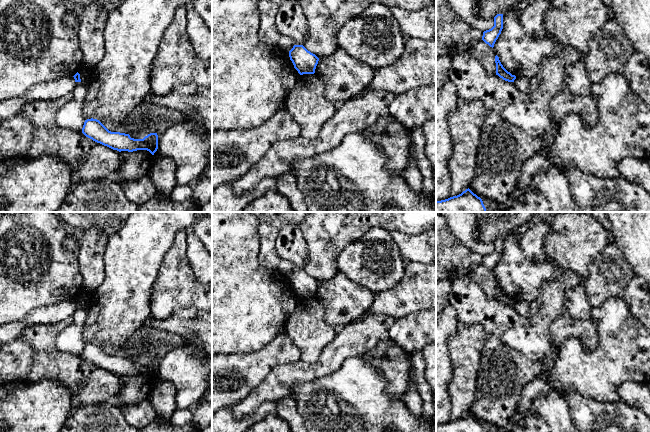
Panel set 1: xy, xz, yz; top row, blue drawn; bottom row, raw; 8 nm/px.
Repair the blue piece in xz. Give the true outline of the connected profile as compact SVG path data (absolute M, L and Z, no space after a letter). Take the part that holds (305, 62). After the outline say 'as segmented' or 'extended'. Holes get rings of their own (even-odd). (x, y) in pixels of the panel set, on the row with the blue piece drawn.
M294 45L289 51L289 57L300 75L315 73L319 58L303 45Z | as segmented

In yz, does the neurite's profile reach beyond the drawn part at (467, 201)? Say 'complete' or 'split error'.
complete

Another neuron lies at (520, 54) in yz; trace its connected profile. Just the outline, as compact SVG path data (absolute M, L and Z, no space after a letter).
M517 8L510 9L503 14L503 29L493 48L501 64L508 72L516 77L531 78L538 73L541 62L545 58L552 57L558 52L560 43L558 39L533 38L528 35L522 27L520 14L521 12Z

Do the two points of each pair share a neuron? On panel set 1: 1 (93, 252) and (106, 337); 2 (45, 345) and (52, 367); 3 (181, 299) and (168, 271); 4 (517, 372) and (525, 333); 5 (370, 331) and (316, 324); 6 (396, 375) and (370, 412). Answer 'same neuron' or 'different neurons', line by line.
1: different neurons
2: same neuron
3: same neuron
4: different neurons
5: different neurons
6: different neurons

